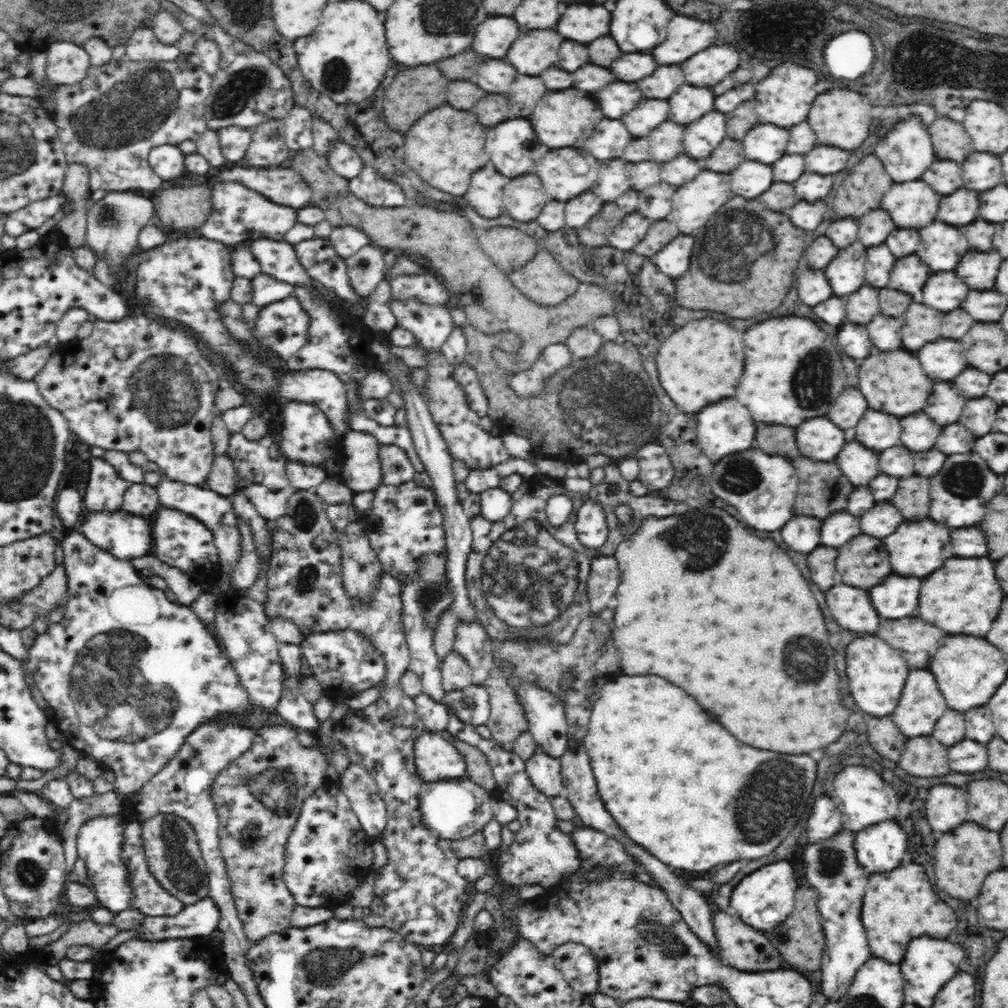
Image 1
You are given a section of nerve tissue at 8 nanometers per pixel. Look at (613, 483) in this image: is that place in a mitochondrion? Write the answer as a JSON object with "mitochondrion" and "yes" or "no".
{"mitochondrion":"no"}

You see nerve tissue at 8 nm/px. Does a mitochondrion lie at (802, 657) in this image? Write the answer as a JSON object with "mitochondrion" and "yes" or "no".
{"mitochondrion":"yes"}

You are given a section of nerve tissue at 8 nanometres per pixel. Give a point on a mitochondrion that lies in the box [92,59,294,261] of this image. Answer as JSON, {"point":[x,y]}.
{"point":[234,94]}

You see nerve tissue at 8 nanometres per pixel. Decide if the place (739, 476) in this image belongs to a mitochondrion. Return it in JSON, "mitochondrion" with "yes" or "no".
{"mitochondrion":"yes"}

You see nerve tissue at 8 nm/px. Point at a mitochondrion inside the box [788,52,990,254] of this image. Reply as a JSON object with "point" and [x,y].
{"point":[934,67]}

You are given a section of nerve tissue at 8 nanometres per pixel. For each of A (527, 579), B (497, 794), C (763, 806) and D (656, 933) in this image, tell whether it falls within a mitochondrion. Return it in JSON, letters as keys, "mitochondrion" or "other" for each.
{"A":"mitochondrion","B":"other","C":"mitochondrion","D":"mitochondrion"}

